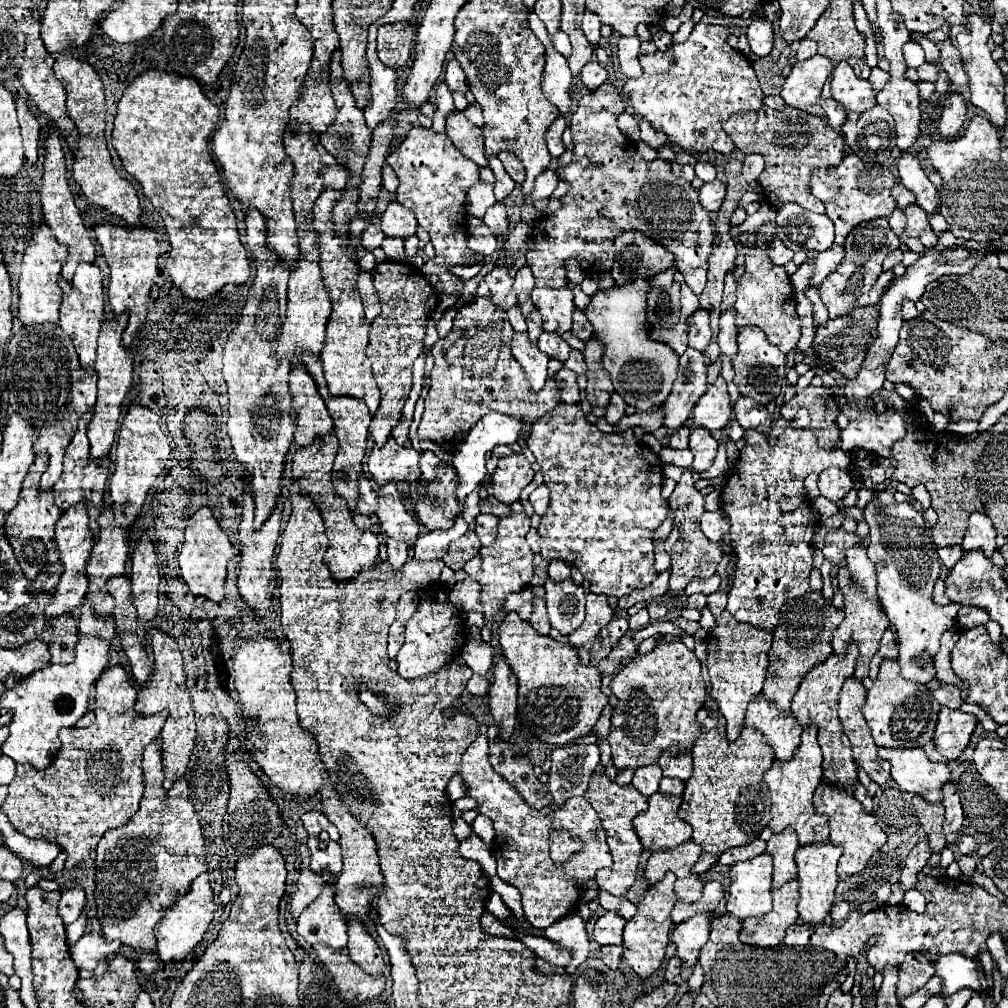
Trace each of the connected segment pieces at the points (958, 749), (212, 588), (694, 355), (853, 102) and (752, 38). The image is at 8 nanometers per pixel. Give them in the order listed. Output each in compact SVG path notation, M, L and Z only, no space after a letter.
M942 707L932 739L938 753L944 755L946 759L958 759L966 749L974 727L976 727L974 715Z
M200 509L190 517L190 527L186 527L186 541L178 555L182 579L186 581L192 595L202 595L212 601L224 599L224 581L226 581L226 565L234 557L232 543L226 533L220 529L210 509Z
M688 347L680 357L678 377L674 381L672 393L668 395L662 409L666 411L664 427L678 429L682 427L698 399L706 391L706 359L700 351Z
M846 61L836 65L830 85L832 97L842 103L844 109L864 113L876 105L876 93L872 89L872 83L866 79L858 79Z
M754 17L752 19L752 23L750 23L748 31L746 31L746 37L750 41L750 47L752 47L754 55L766 57L772 51L774 33L772 33L770 21L766 21L764 17Z

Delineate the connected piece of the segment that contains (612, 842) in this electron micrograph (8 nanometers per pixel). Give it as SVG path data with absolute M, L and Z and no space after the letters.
M594 773L590 779L590 785L584 793L584 797L588 799L588 803L594 807L594 811L598 813L604 831L606 831L606 843L610 845L610 853L612 853L612 867L601 868L596 872L595 879L598 881L598 887L612 893L612 895L626 895L626 891L630 889L630 885L636 879L636 869L638 869L638 857L642 853L642 843L632 827L632 821L636 815L640 815L642 811L646 811L648 807L648 797L644 797L642 793L638 793L632 785L620 787L614 781L608 779L606 773Z

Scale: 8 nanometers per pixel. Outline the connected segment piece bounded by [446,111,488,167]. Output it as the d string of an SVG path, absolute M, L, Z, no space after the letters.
M452 111L446 117L446 135L460 149L460 153L472 159L478 167L488 165L488 159L482 151L482 129L468 121L464 111Z

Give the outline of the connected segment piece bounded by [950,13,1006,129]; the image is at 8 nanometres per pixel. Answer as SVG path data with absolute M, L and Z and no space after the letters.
M976 13L968 15L966 25L952 27L952 33L950 33L950 41L962 53L962 63L964 63L964 69L968 75L968 87L970 87L970 103L974 107L980 107L988 115L990 123L994 123L994 127L1002 129L1006 125L1006 105L1004 105L1006 77L1002 75L1000 67L992 59L992 51L986 45L988 37L990 37L990 23L986 23Z

